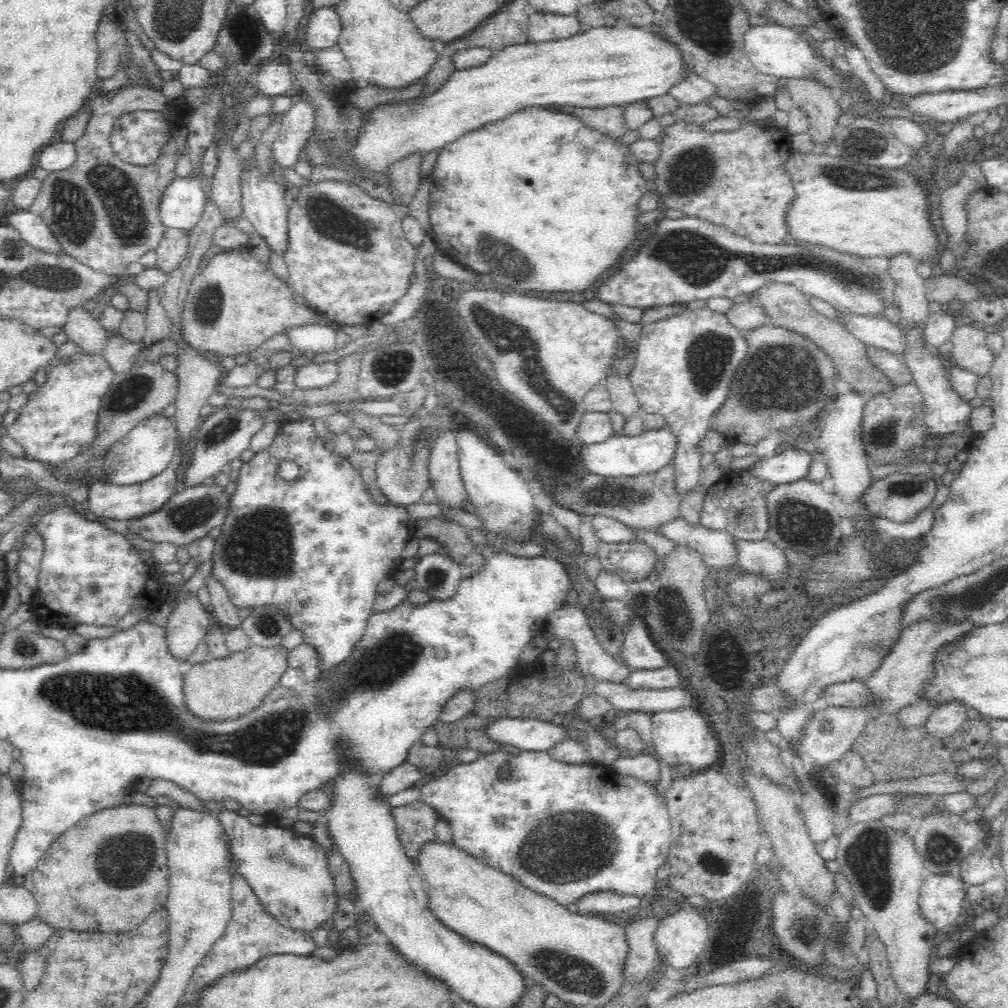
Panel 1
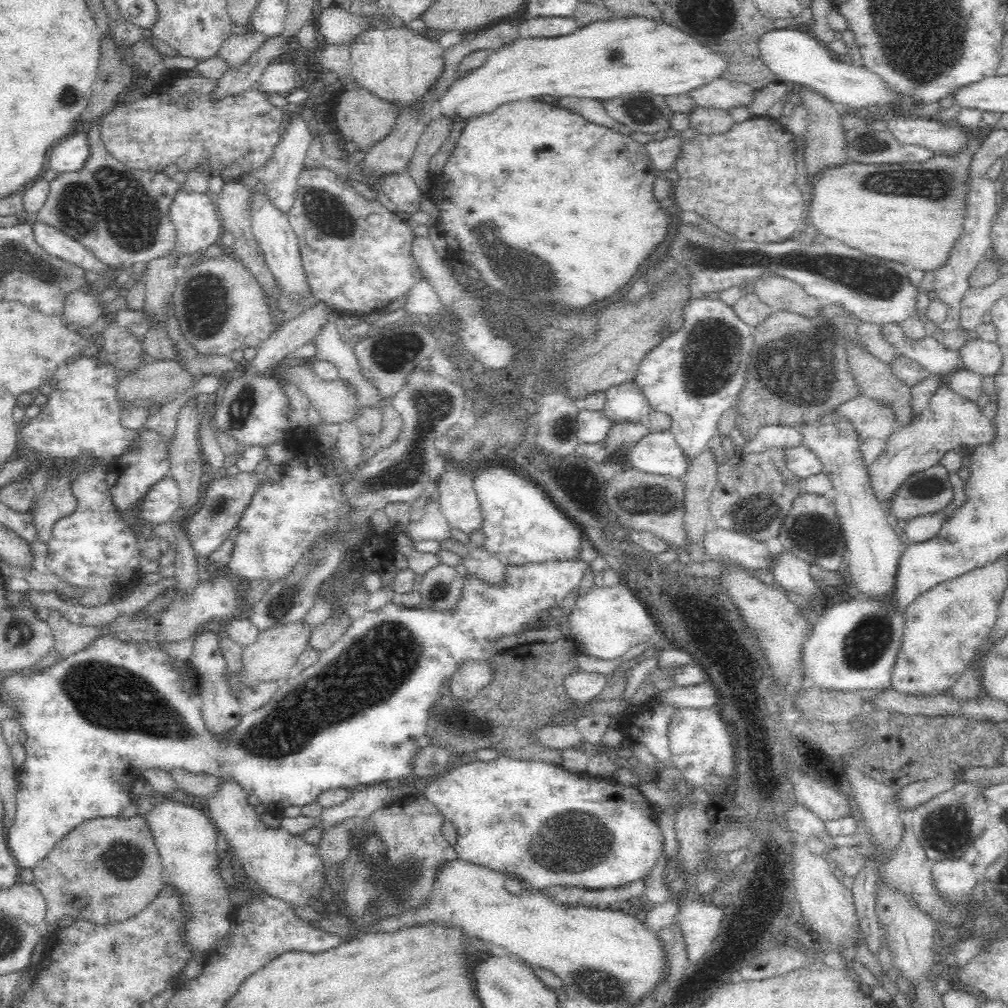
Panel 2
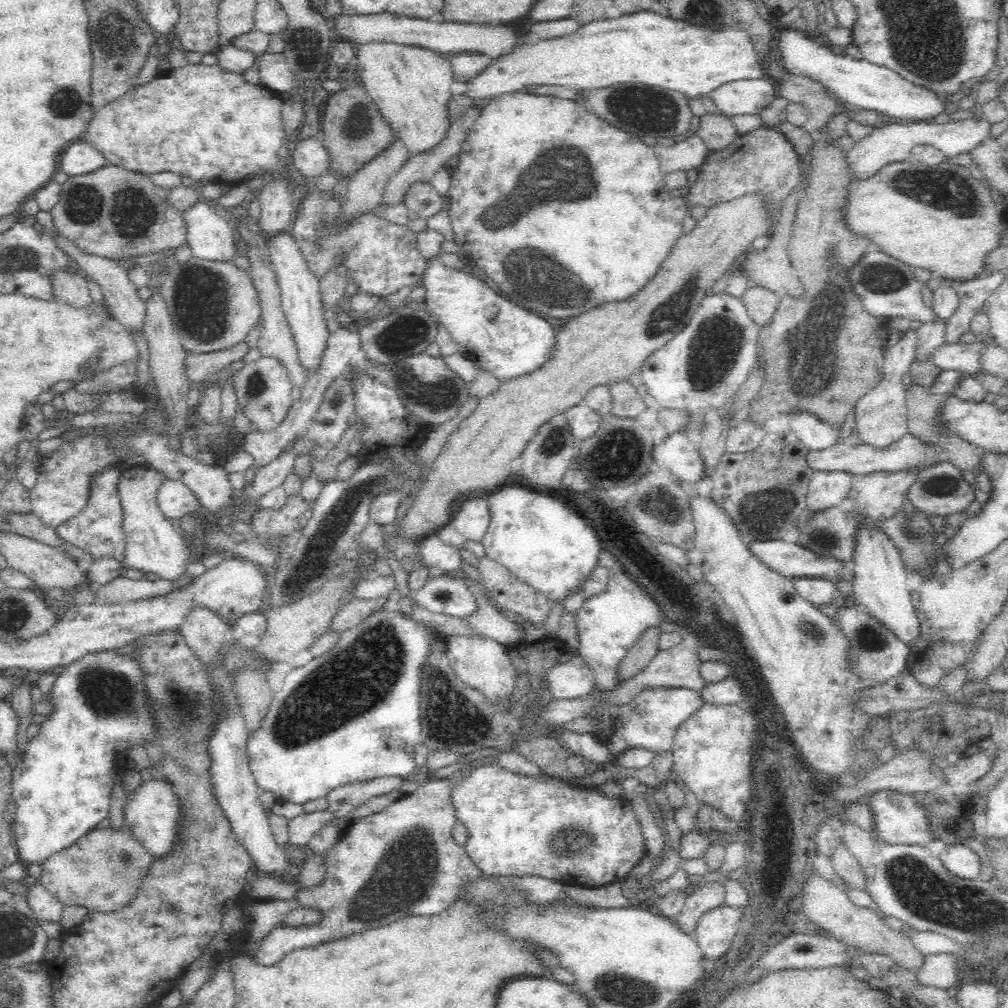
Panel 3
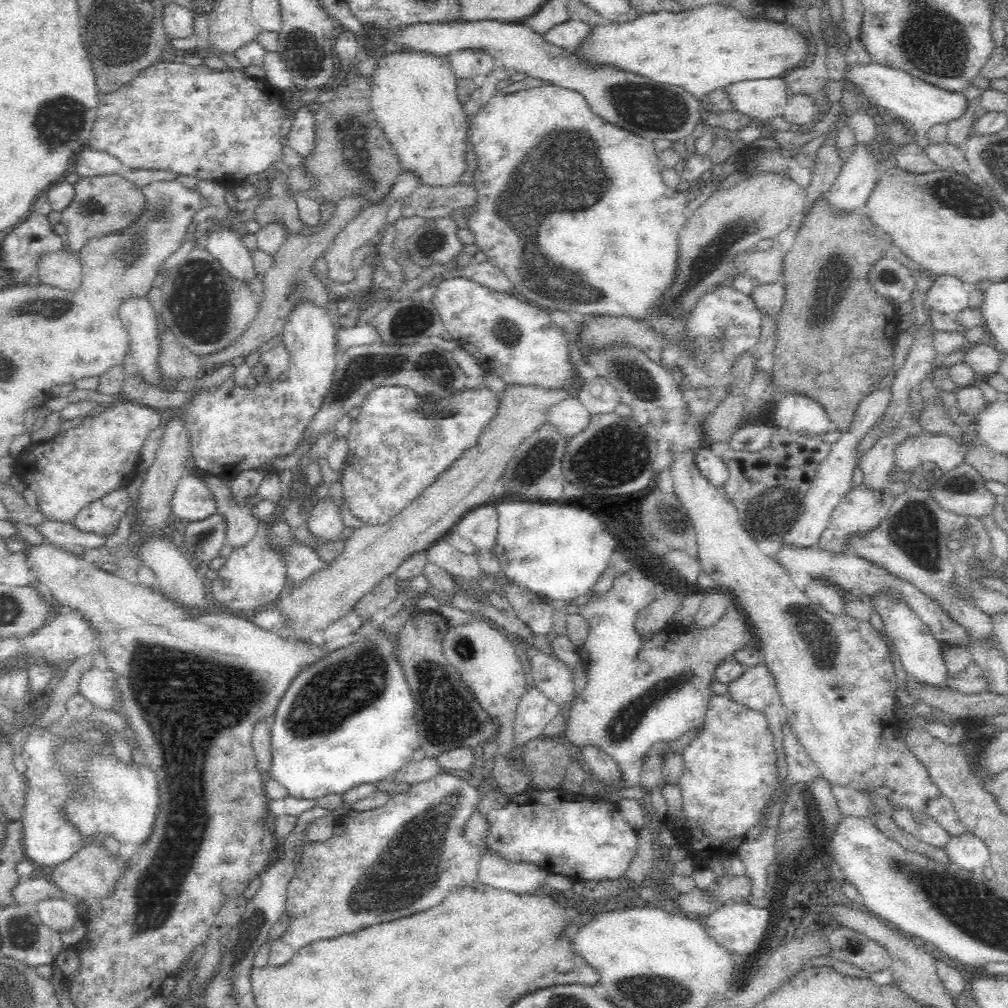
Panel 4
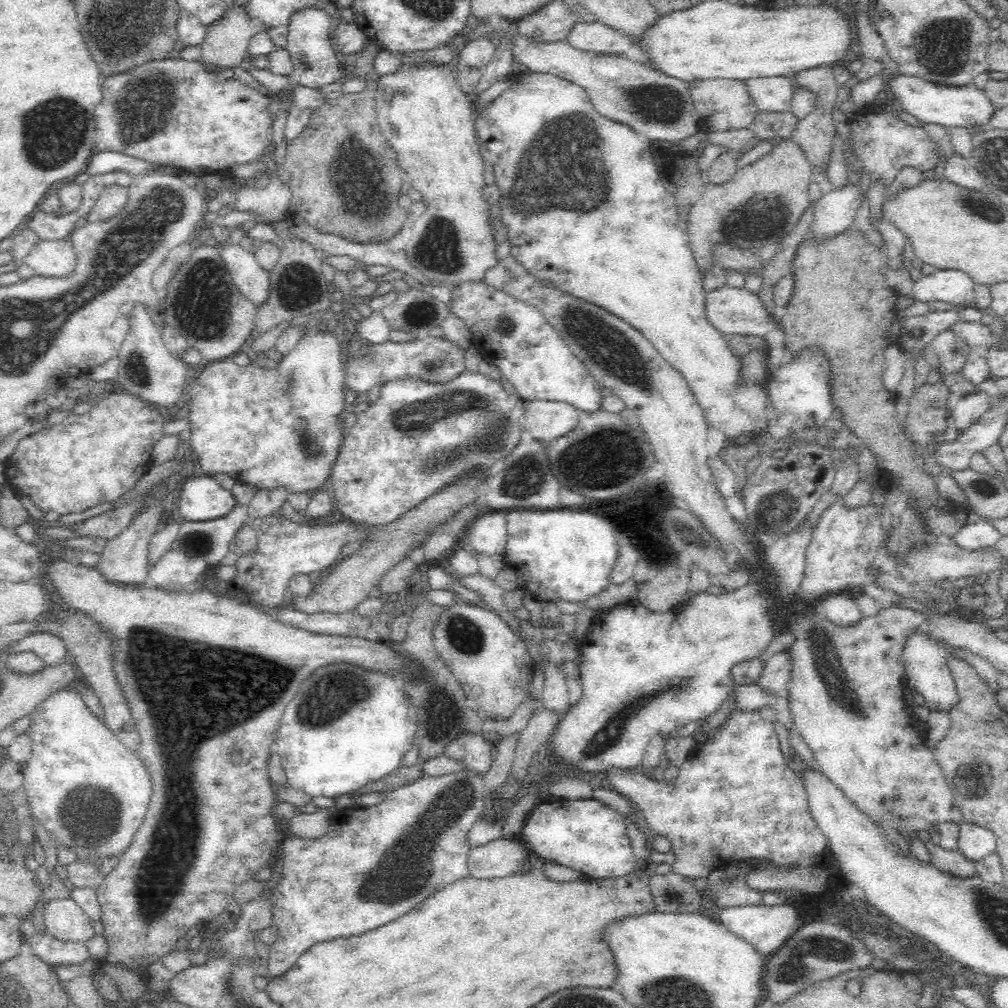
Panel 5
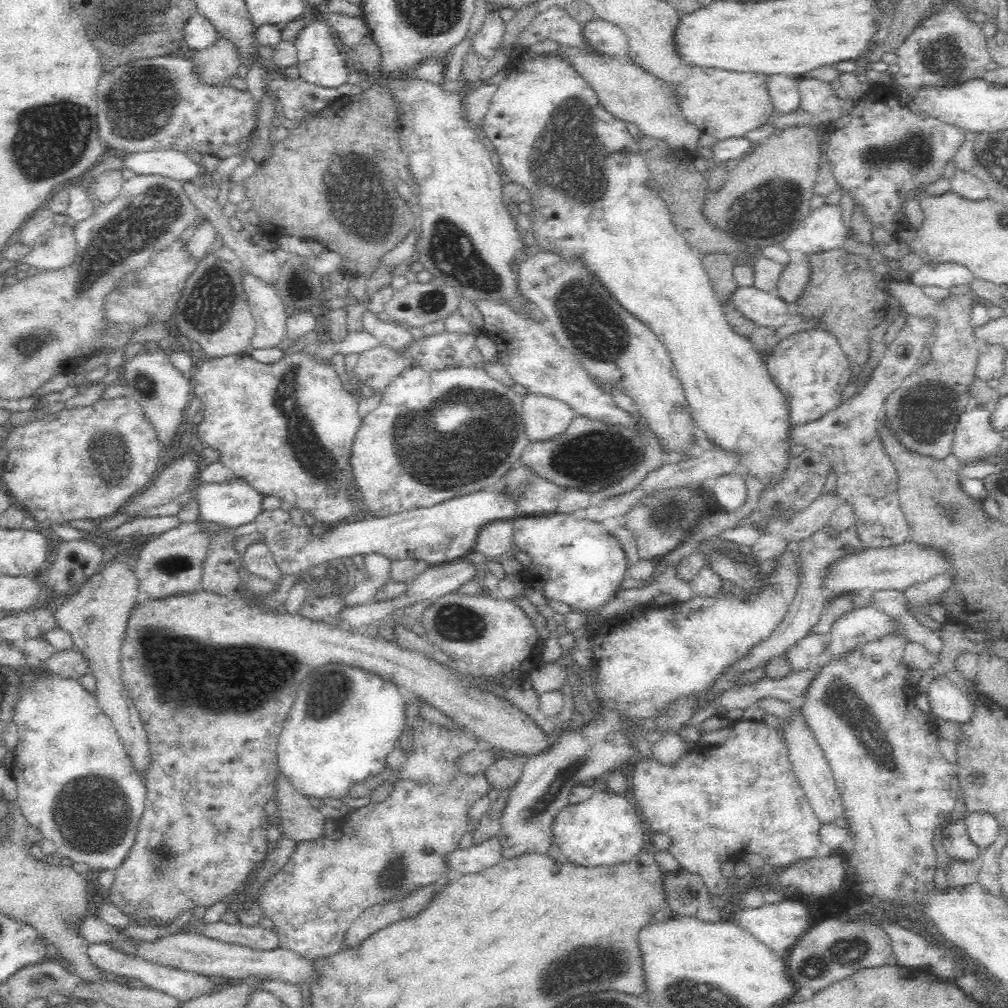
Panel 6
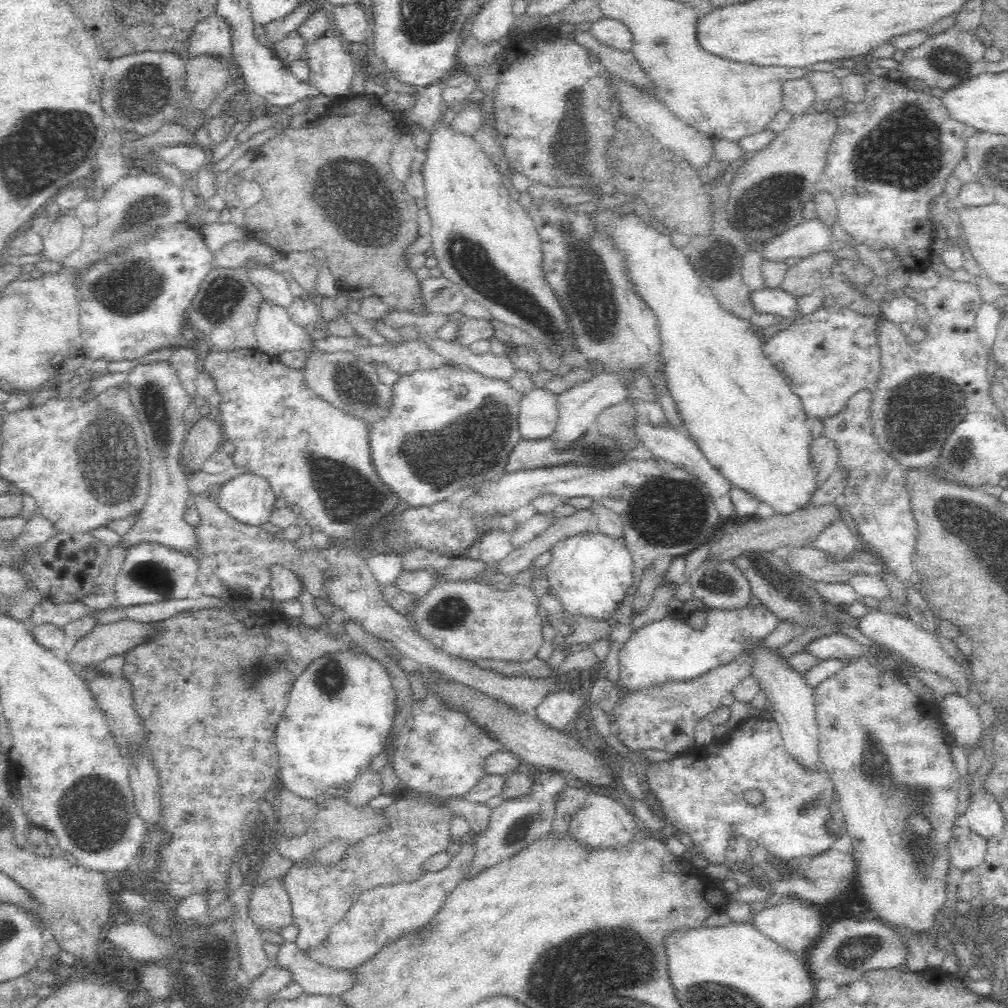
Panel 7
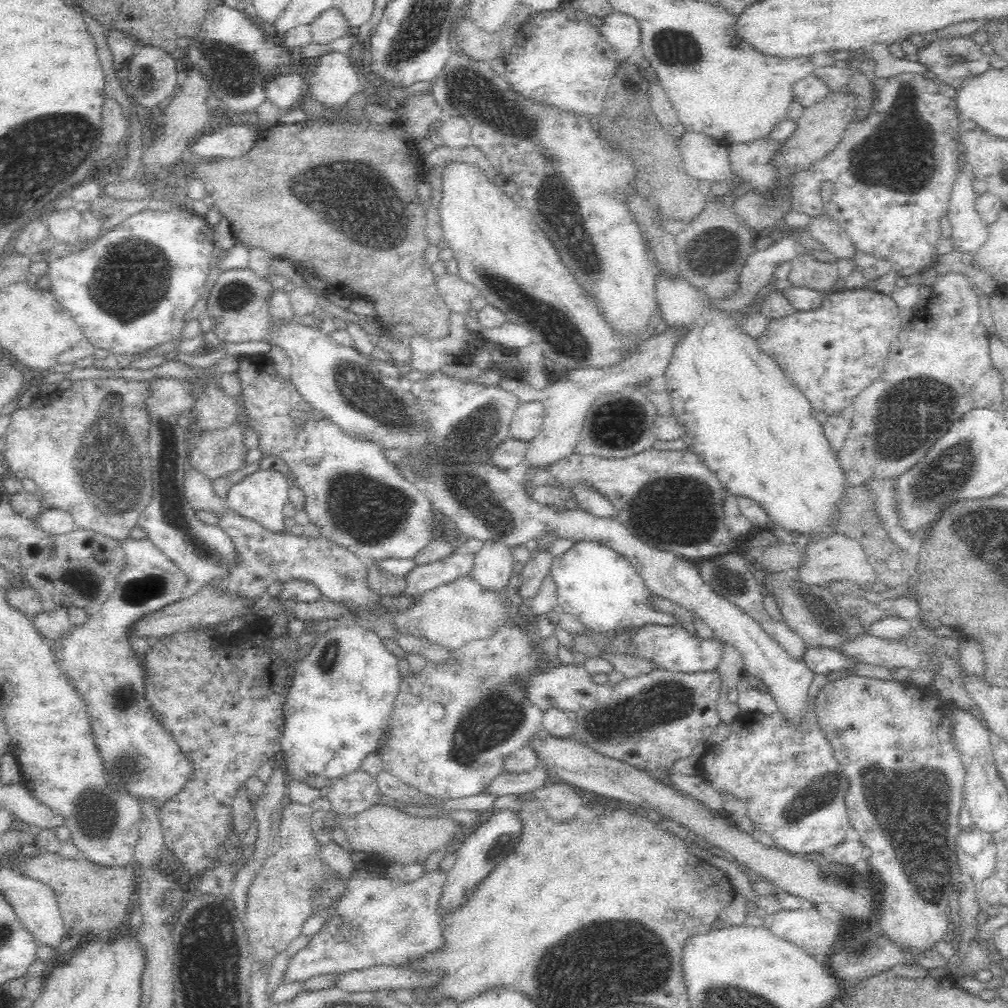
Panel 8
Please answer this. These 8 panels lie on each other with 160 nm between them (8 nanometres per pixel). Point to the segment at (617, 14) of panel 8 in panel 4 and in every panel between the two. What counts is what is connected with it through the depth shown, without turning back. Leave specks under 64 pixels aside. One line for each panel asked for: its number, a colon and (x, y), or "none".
4: (572, 34)
5: (597, 37)
6: (604, 36)
7: (610, 32)

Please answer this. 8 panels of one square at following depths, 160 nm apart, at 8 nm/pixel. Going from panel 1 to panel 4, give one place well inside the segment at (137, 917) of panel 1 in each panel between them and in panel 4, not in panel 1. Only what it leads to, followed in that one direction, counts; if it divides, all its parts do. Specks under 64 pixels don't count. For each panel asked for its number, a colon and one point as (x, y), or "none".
2: (104, 870)
3: (101, 871)
4: (89, 873)

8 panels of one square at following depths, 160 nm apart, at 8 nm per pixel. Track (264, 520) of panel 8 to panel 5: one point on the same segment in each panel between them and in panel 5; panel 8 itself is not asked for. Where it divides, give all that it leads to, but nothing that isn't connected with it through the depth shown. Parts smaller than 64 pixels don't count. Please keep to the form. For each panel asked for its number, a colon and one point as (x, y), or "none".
5: (201, 499)
6: (235, 502)
7: (249, 497)

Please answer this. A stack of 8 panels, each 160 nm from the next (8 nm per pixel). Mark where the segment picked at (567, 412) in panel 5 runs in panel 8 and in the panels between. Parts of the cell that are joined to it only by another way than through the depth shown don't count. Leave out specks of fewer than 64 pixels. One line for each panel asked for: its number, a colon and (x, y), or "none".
6: (544, 417)
7: (537, 416)
8: (526, 421)

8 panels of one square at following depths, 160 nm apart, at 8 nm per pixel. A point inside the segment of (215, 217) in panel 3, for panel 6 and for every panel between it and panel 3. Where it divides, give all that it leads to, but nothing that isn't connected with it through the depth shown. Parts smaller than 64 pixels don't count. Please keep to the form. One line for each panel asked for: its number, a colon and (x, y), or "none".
4: (224, 245)
5: (253, 282)
6: (270, 314)

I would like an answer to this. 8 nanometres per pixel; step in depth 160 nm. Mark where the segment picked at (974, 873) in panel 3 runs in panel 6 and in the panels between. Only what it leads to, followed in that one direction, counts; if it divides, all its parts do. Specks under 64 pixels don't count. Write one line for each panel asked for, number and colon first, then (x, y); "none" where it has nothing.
4: (969, 851)
5: (976, 840)
6: (983, 828)

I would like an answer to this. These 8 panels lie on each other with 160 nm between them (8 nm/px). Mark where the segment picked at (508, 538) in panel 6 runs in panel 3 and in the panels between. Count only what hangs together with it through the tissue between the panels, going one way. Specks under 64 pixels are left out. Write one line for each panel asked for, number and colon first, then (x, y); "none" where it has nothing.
3: (472, 519)
4: (479, 526)
5: (488, 536)

